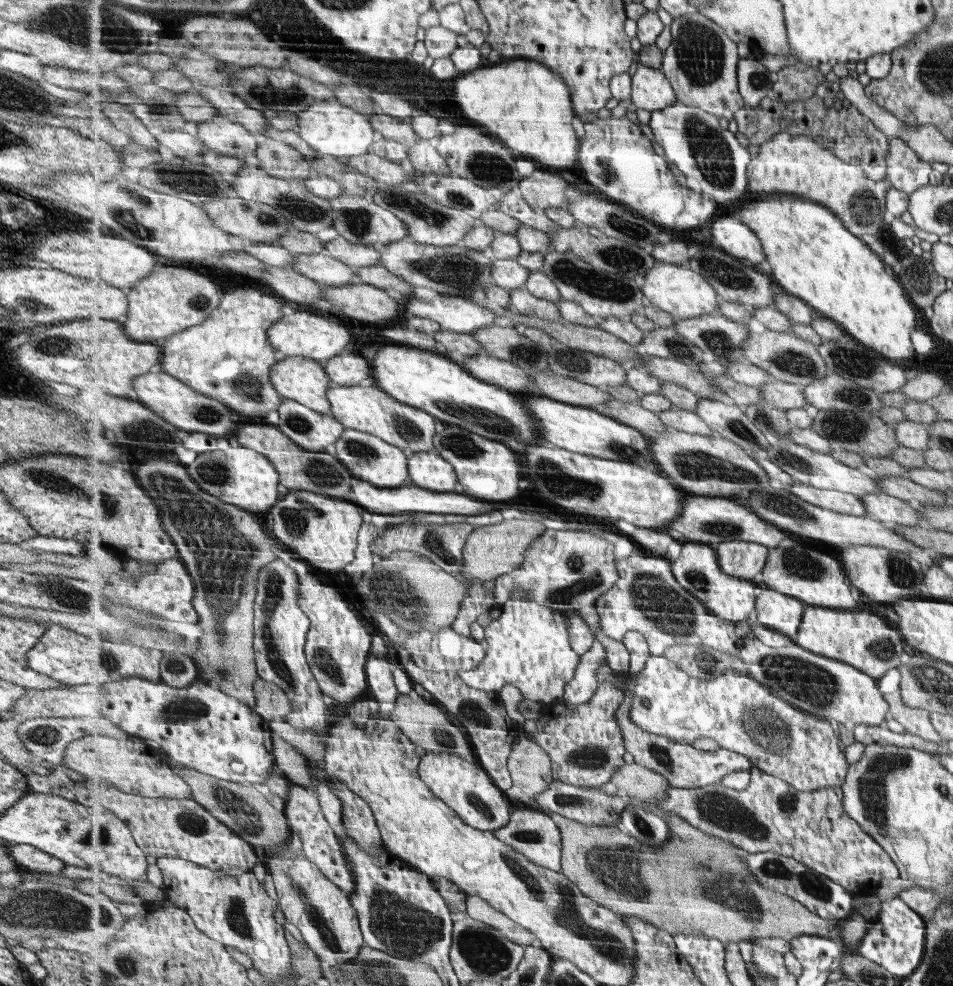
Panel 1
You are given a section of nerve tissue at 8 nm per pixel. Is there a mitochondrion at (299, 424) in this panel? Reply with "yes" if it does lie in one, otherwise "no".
yes

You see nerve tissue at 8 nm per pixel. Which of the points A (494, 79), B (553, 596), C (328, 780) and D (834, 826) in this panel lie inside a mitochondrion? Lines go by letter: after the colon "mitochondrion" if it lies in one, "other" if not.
A: other
B: mitochondrion
C: other
D: other

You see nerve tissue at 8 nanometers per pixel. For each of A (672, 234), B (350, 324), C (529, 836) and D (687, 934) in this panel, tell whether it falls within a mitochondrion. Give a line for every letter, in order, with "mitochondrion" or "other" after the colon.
A: other
B: other
C: mitochondrion
D: other

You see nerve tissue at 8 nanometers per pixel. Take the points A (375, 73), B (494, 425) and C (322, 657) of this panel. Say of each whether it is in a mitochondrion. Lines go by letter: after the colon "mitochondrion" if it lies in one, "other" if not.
A: other
B: mitochondrion
C: mitochondrion

